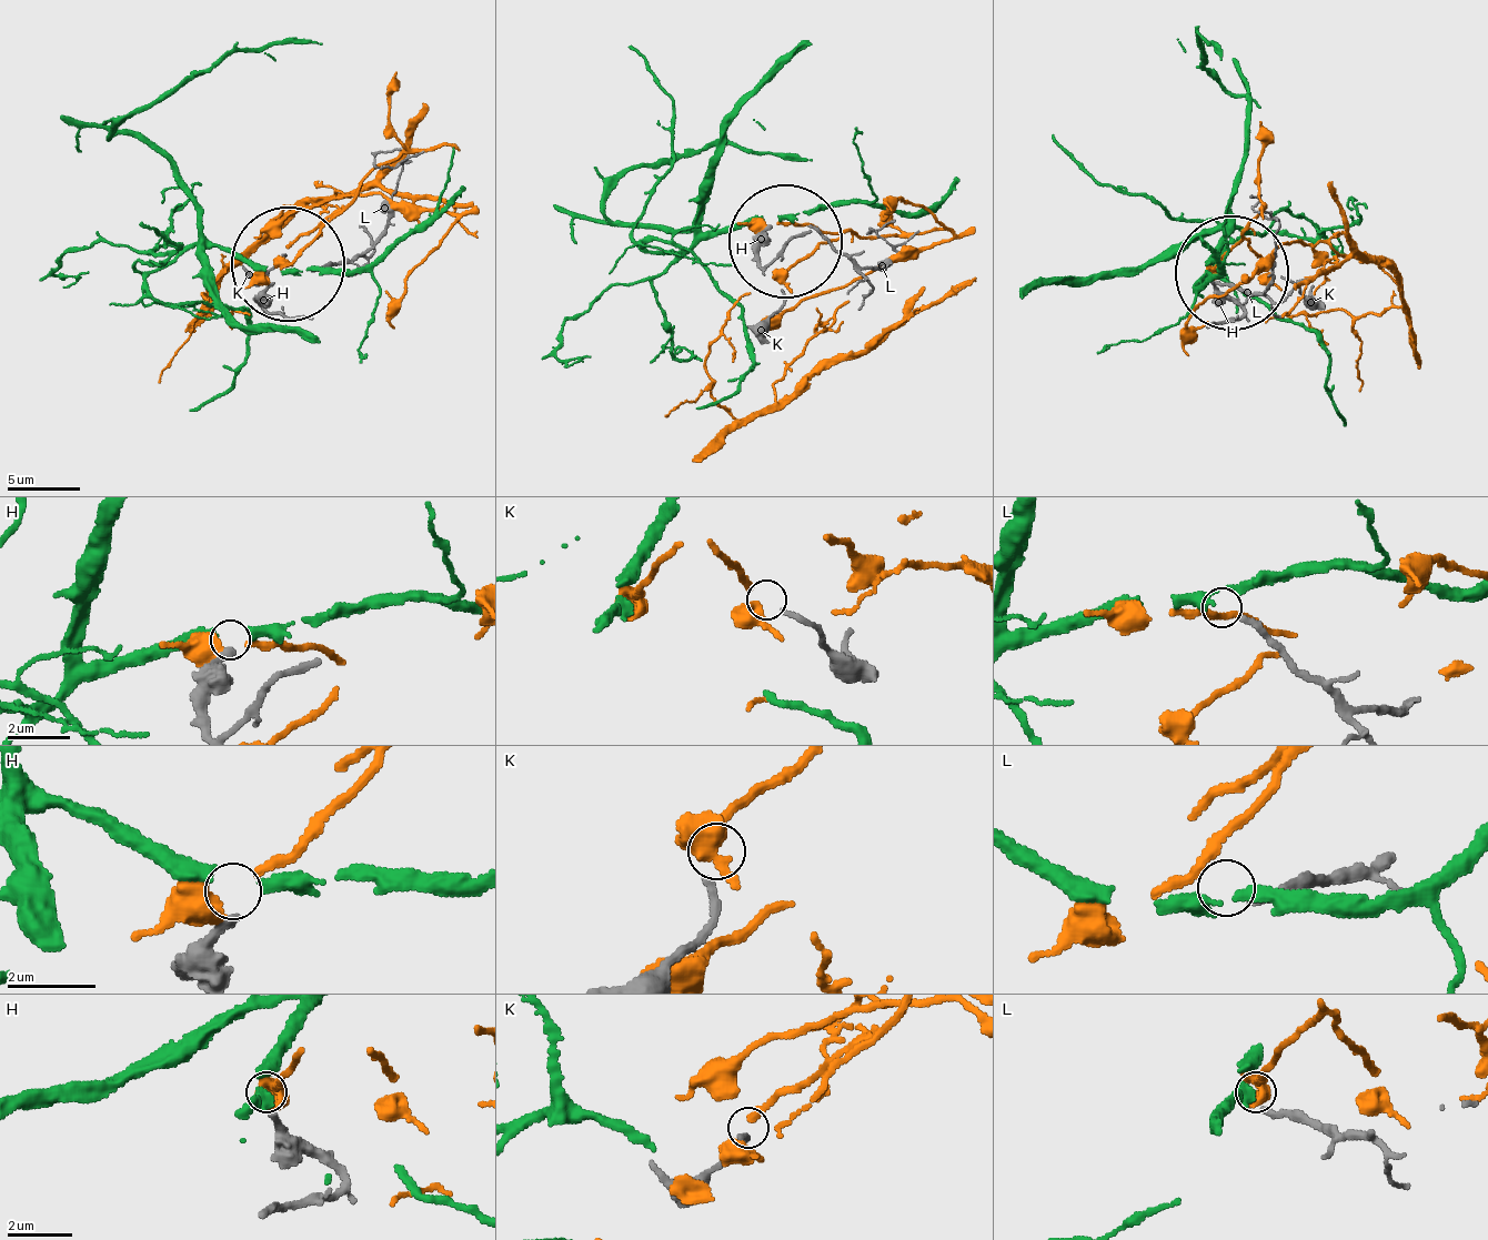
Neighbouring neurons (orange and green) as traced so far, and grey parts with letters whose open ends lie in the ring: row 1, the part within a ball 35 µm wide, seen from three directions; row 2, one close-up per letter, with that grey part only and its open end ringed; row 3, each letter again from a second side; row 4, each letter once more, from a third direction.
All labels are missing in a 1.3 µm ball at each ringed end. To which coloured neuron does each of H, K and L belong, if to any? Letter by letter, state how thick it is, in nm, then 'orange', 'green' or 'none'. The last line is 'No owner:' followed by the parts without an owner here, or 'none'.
H: 200 nm thick; none
K: 160 nm thick; orange
L: 200 nm thick; green
No owner: H

